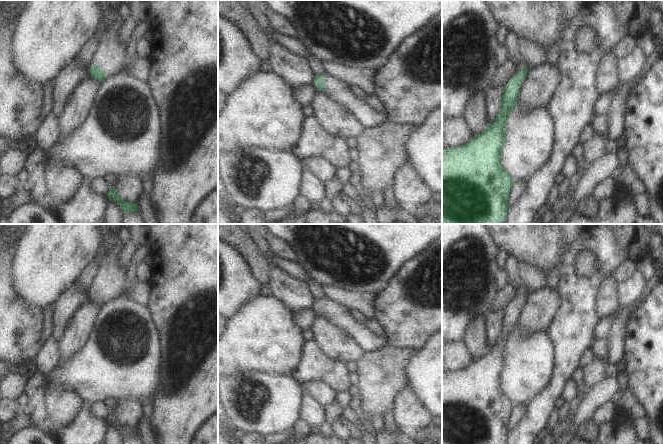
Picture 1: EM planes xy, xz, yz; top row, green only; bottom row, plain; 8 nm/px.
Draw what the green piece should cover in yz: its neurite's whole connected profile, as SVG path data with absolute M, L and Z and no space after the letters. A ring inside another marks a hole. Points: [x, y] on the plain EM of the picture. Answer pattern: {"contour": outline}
{"contour": "M526 289L510 302L501 320L497 342L480 358L460 370L442 372L442 444L504 444L507 424L514 404L501 387L505 367L505 349L515 331L522 306L529 293Z"}

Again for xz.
{"contour": "M329 297L317 298L313 307L319 316L329 318L332 322L348 331L367 351L379 351L389 342L365 325L365 320L351 308Z"}

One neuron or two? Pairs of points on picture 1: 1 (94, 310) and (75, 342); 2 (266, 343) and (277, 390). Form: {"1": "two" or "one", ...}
{"1": "one", "2": "two"}

